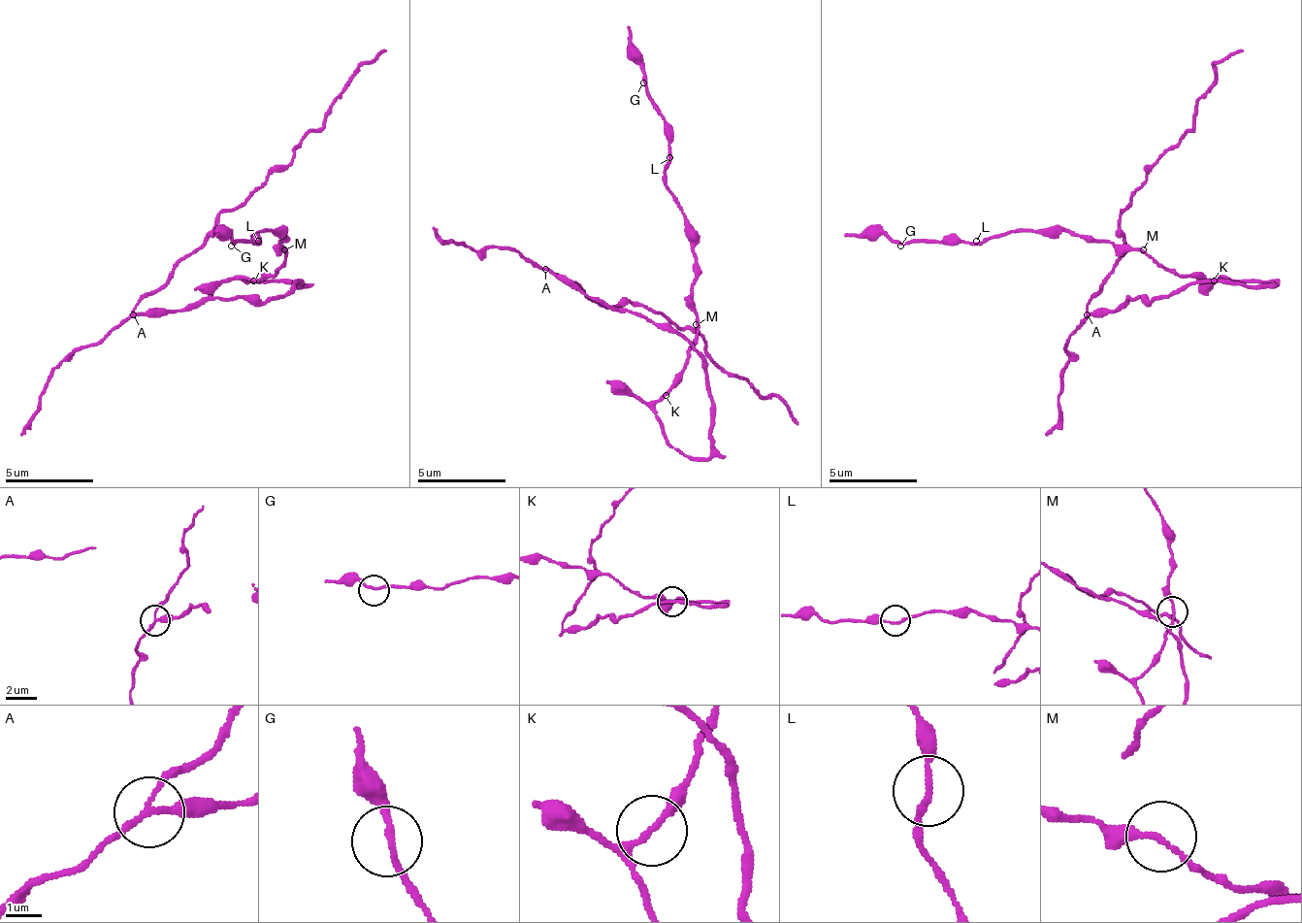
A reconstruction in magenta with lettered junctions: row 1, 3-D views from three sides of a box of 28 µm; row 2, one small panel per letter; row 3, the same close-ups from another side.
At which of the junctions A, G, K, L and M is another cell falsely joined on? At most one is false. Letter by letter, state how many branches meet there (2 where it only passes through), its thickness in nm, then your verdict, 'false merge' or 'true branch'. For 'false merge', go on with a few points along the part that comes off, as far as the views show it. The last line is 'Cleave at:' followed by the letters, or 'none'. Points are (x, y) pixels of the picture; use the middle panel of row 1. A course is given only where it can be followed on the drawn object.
A: 3 | 150 nm | false merge | (546, 267), (603, 307), (630, 303), (647, 307), (692, 329), (727, 373), (775, 395), (797, 426)
G: 2 | 170 nm | true branch
K: 3 | 150 nm | true branch
L: 2 | 170 nm | true branch
M: 2 | 160 nm | true branch
Cleave at: A

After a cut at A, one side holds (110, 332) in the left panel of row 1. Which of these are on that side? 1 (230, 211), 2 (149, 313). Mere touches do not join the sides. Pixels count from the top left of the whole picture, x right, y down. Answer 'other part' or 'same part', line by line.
1: same part
2: other part

